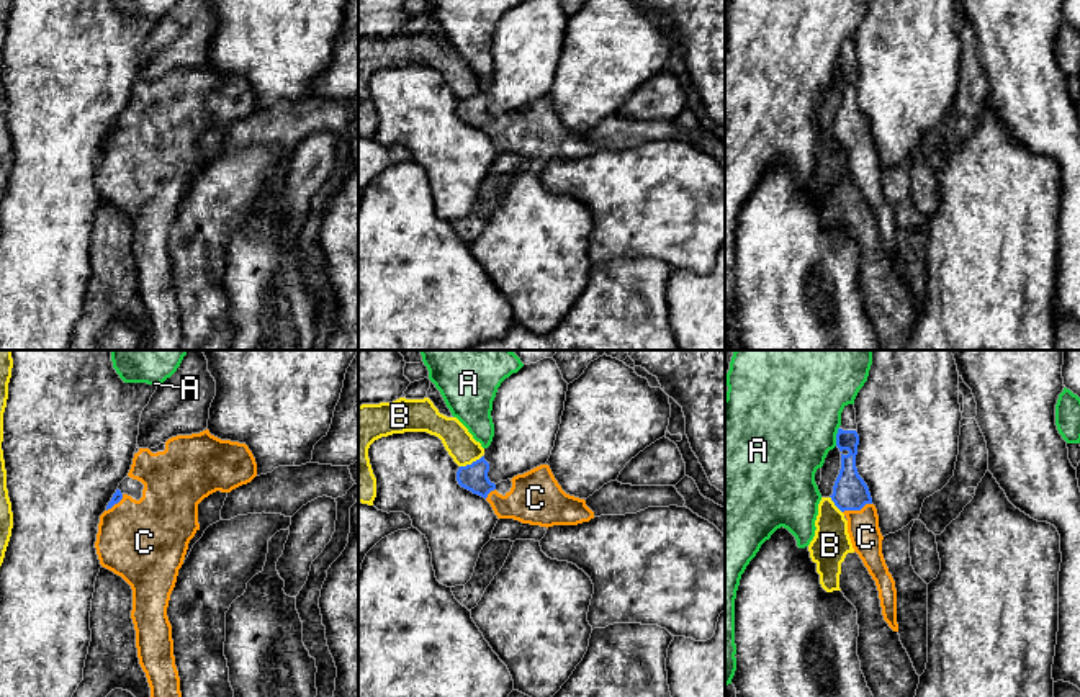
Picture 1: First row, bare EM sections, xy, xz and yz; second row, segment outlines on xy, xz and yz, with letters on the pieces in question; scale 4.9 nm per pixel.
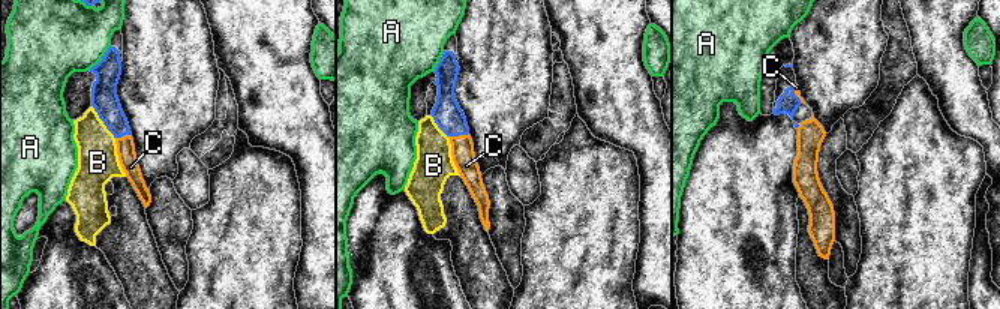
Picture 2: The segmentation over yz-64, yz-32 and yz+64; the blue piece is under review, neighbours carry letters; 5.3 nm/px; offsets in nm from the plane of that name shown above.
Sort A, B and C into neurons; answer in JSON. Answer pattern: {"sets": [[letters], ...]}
{"sets": [["A"], ["B"], ["C"]]}

